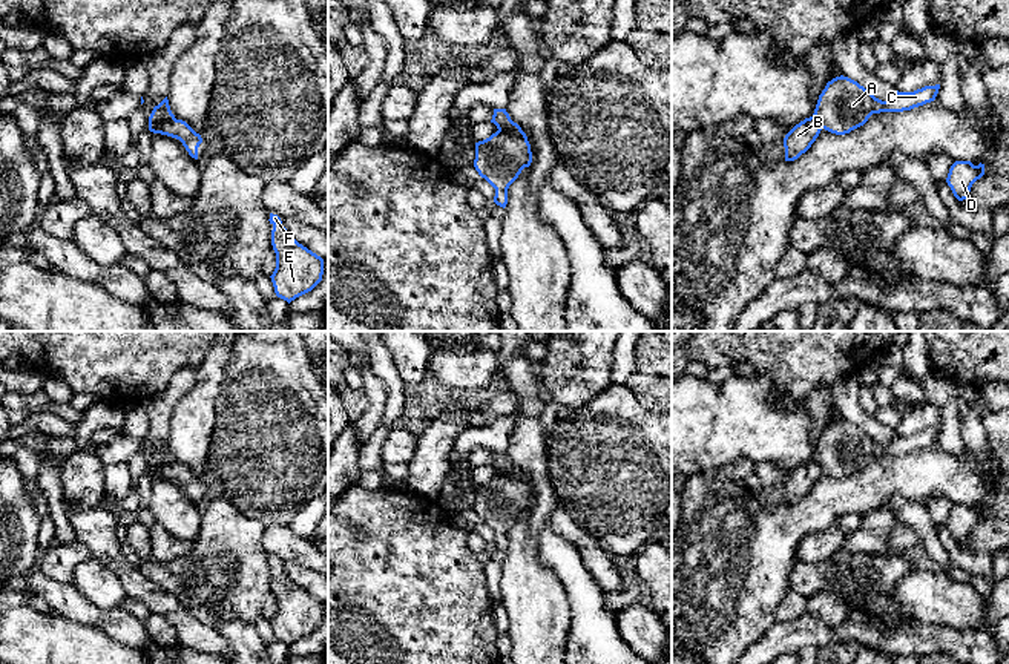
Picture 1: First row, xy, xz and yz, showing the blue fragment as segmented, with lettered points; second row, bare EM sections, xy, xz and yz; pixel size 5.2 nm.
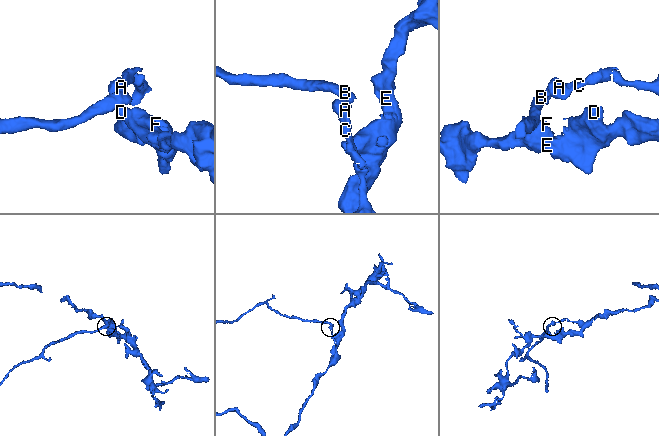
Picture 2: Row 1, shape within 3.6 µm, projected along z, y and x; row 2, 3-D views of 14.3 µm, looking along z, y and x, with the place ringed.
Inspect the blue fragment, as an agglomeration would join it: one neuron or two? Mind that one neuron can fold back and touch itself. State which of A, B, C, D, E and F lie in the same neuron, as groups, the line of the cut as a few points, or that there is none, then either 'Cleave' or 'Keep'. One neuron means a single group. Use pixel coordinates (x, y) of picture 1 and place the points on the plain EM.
Groups: A C D E F / B. Split along xz (499, 473), (508, 477), (519, 477), (526, 483). Cleave

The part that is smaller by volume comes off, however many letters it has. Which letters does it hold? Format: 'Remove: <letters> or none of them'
Remove: B

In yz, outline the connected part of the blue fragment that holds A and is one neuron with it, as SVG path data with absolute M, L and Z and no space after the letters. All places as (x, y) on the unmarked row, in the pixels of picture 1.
M836 420L819 439L813 460L822 472L845 478L863 469L873 457L903 455L935 443L940 428L925 429L914 436L896 434L886 445L876 442L863 429L848 420Z

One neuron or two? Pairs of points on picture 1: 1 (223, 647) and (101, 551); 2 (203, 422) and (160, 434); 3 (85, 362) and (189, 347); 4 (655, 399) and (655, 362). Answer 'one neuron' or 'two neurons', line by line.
1: one neuron
2: two neurons
3: one neuron
4: one neuron

